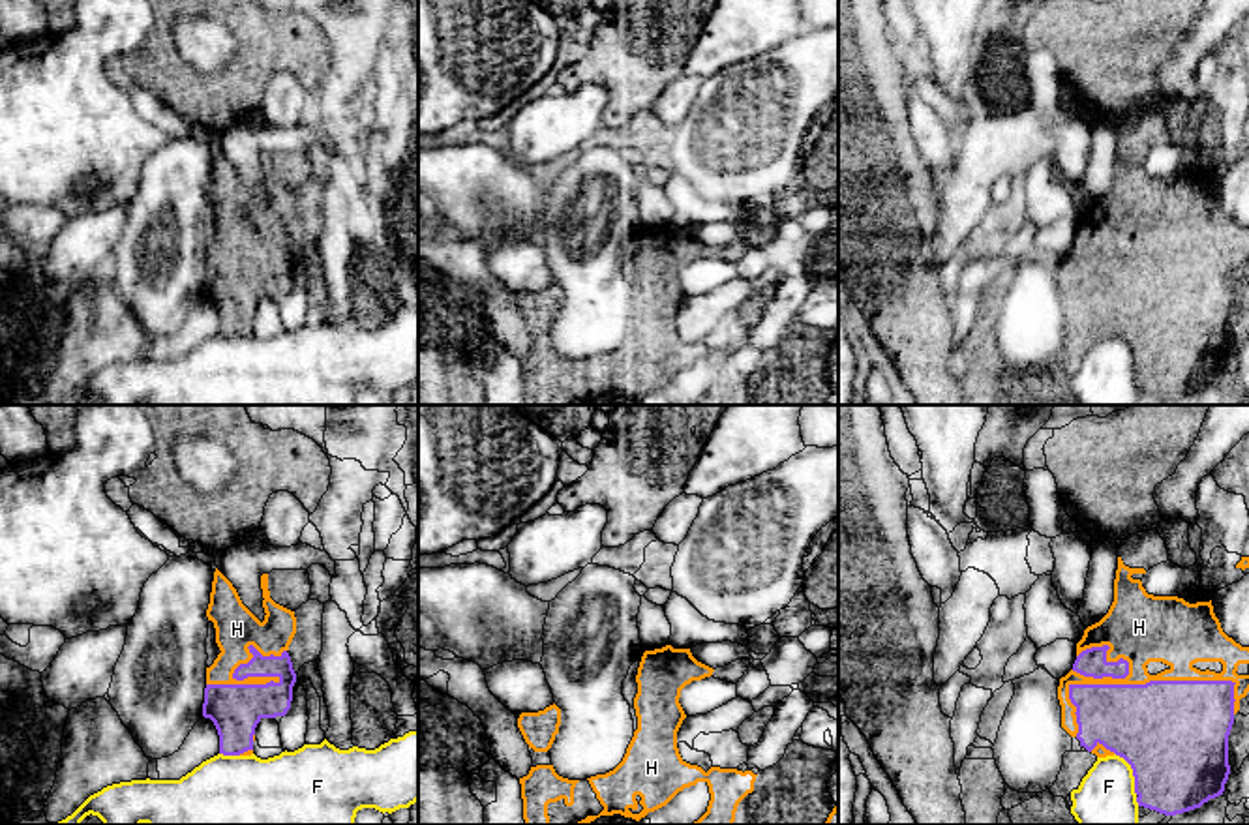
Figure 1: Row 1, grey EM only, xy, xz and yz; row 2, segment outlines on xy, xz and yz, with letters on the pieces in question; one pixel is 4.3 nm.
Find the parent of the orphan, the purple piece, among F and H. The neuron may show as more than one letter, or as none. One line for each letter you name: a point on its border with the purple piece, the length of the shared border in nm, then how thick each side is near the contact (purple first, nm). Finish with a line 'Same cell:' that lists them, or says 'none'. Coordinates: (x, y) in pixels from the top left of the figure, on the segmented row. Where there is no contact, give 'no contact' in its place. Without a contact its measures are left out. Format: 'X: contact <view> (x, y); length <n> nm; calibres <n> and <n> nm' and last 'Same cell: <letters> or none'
H: contact yz (1165, 681); length 750 nm; calibres 460 and 300 nm
Same cell: H

